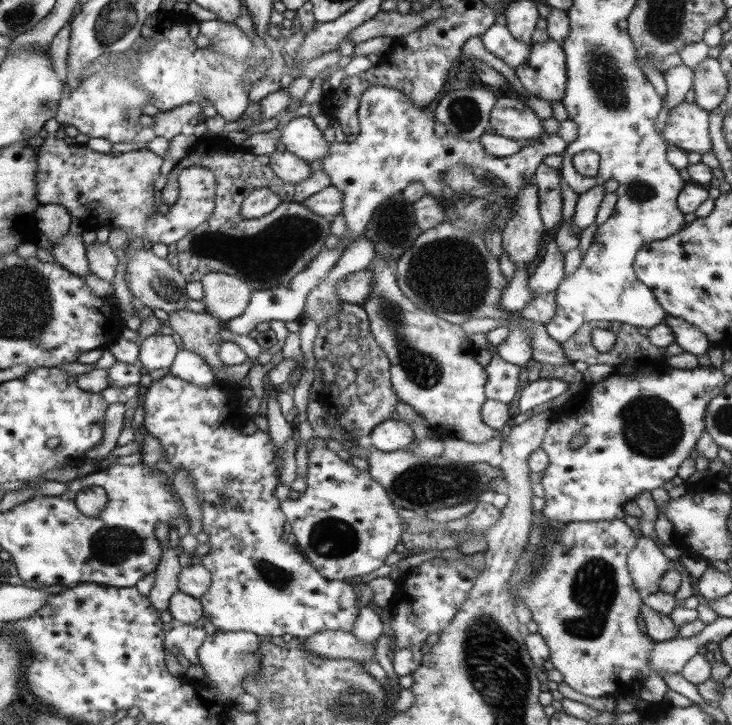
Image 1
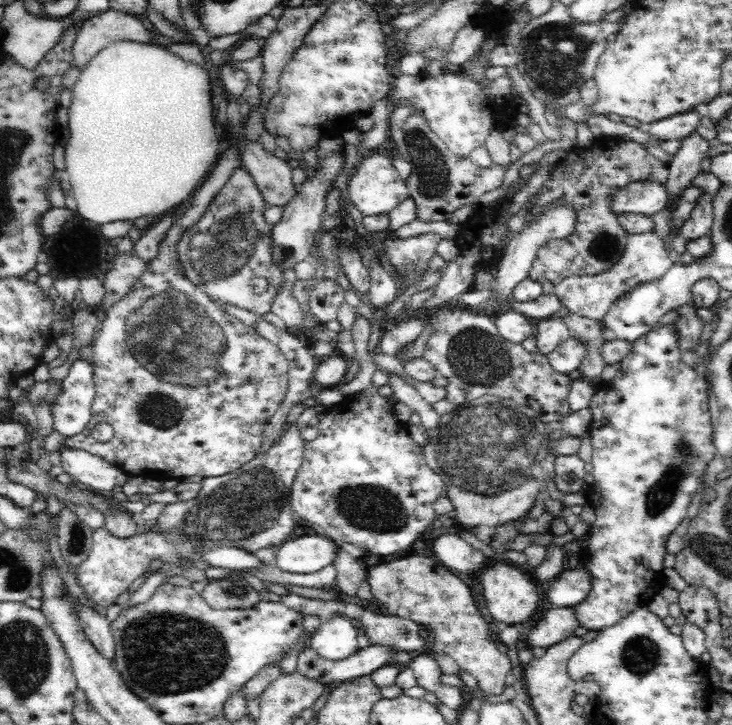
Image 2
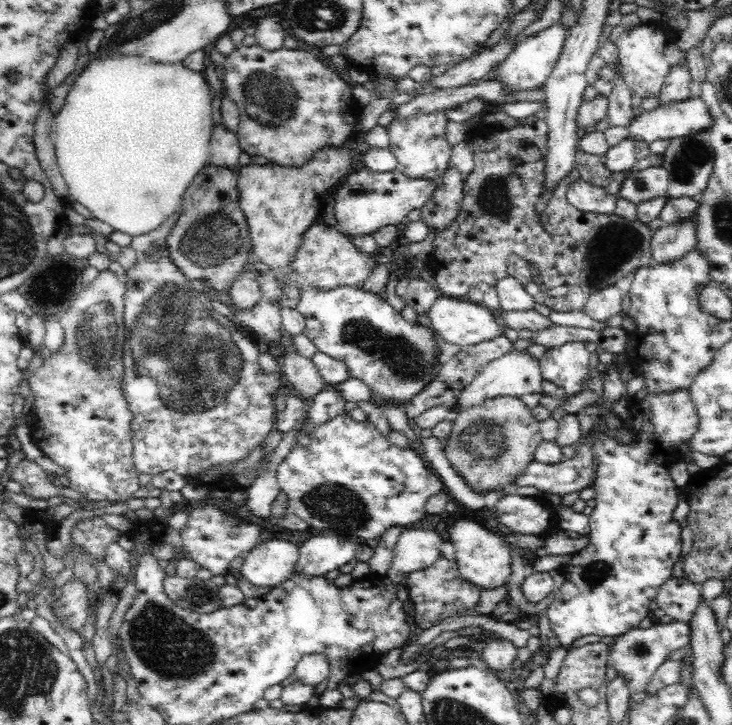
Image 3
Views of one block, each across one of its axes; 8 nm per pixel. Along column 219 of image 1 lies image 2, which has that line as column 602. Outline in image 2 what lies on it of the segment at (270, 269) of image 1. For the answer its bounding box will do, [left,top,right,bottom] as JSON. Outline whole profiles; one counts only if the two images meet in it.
[527,136,668,287]

